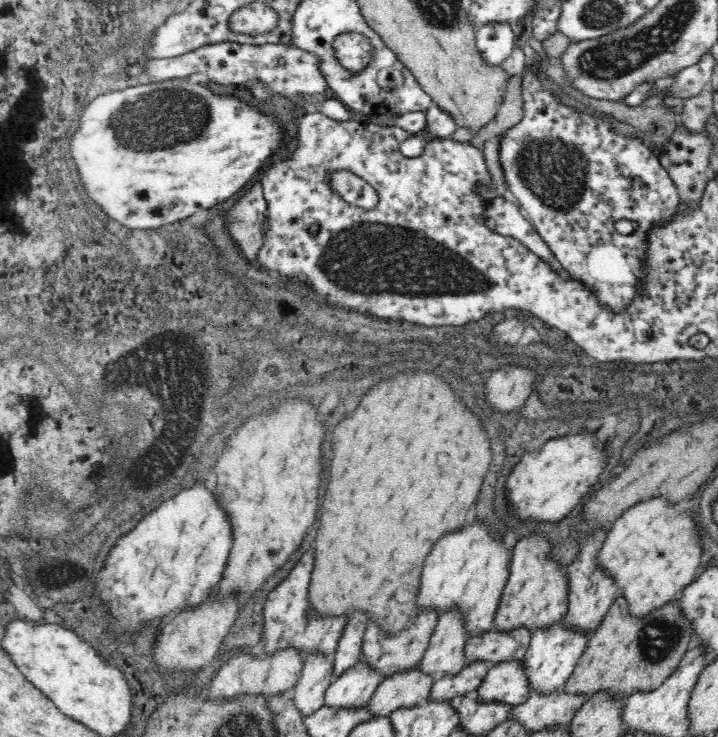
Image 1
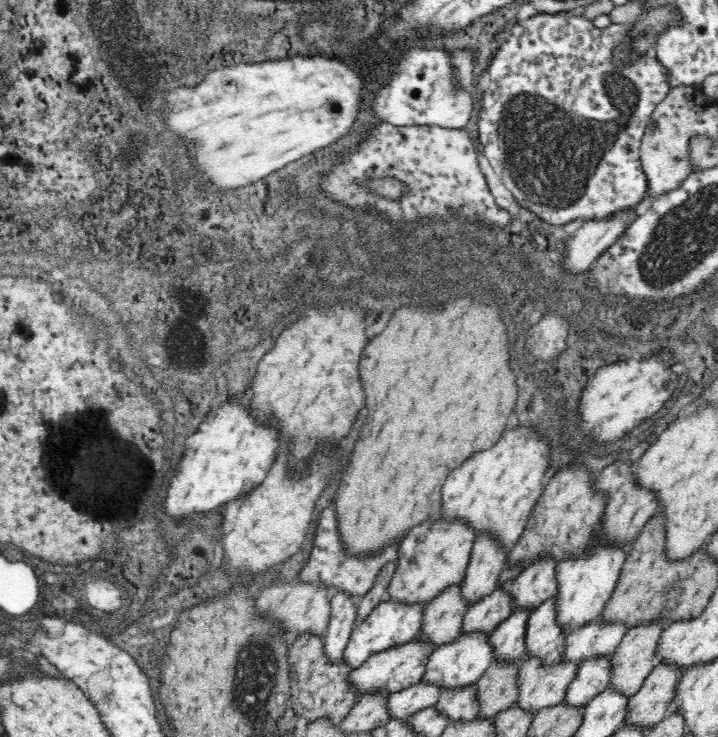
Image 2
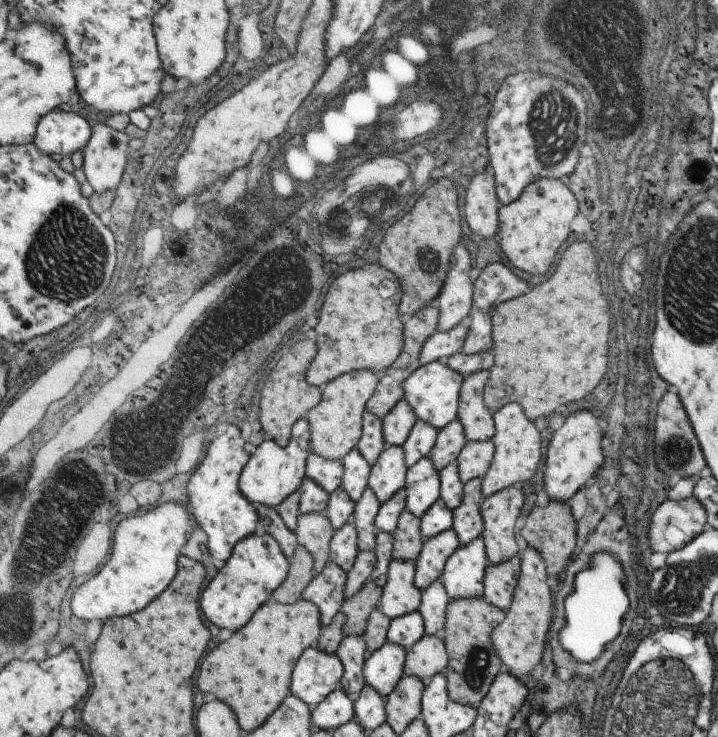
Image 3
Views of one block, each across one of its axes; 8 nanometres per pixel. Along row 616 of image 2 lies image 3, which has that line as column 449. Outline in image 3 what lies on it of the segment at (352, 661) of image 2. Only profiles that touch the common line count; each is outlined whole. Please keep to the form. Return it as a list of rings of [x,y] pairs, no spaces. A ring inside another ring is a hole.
[[[431,362],[431,364],[421,364],[403,384],[403,398],[407,404],[415,410],[417,420],[429,422],[437,430],[445,428],[449,422],[457,418],[457,408],[459,408],[459,392],[463,384],[463,374],[453,372],[445,362]]]

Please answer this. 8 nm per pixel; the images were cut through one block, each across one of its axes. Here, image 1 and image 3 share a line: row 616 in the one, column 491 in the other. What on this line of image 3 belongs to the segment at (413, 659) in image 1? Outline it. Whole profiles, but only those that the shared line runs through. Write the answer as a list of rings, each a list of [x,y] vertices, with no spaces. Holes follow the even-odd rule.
[[[487,370],[465,376],[459,392],[457,420],[463,426],[467,442],[485,442],[495,436],[495,420],[483,402],[483,388],[487,384]]]

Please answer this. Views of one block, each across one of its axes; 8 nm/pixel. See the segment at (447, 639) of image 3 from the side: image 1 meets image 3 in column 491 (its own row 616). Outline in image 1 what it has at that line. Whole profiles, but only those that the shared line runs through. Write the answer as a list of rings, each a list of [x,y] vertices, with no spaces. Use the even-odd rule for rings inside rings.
[[[620,596],[610,606],[600,628],[590,636],[588,646],[572,676],[562,686],[562,692],[574,696],[582,694],[586,700],[596,694],[610,694],[612,698],[626,702],[636,692],[652,692],[664,686],[690,648],[692,628],[680,612],[678,600],[636,620],[628,614],[626,600]]]

